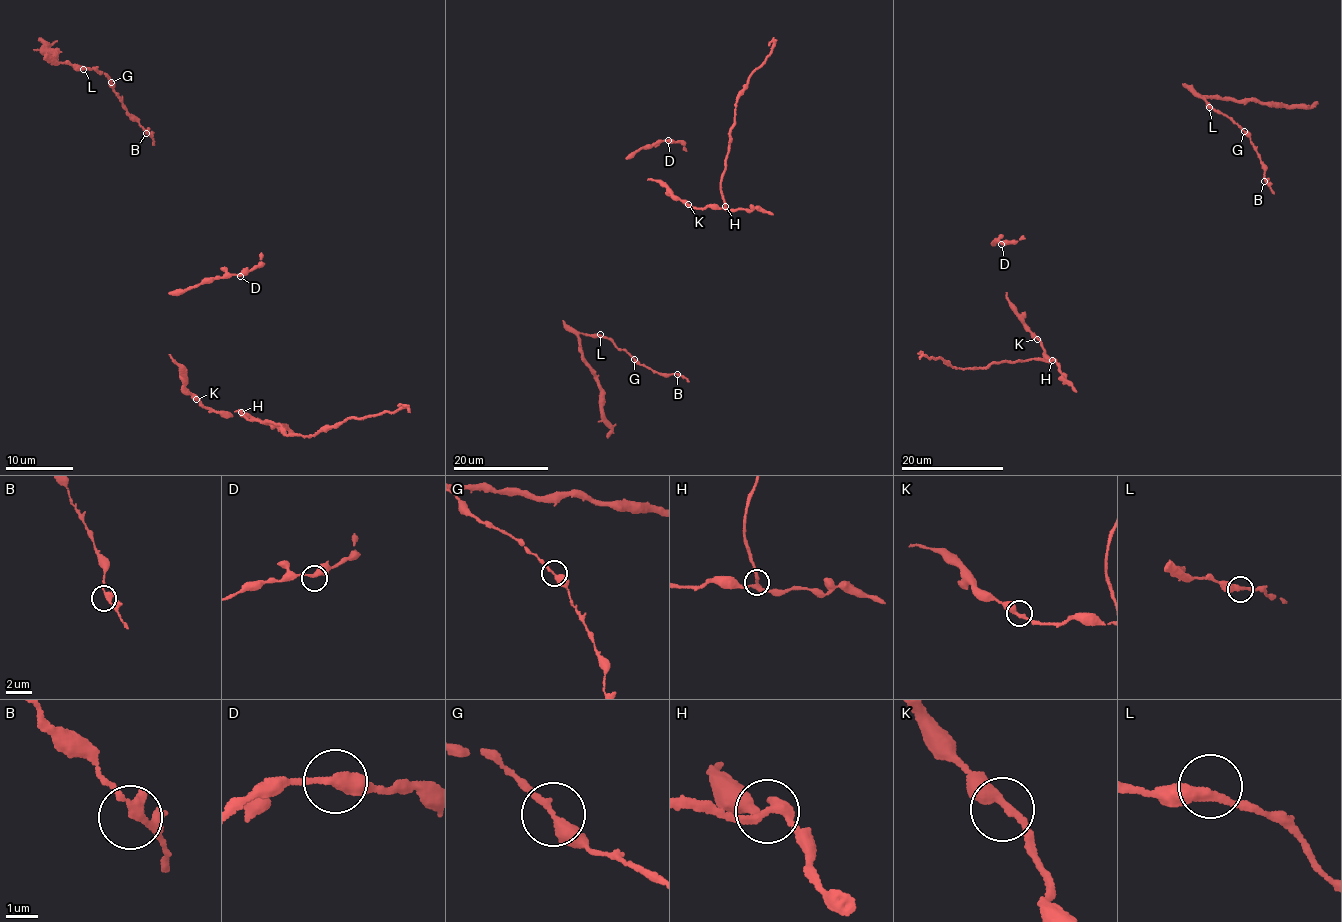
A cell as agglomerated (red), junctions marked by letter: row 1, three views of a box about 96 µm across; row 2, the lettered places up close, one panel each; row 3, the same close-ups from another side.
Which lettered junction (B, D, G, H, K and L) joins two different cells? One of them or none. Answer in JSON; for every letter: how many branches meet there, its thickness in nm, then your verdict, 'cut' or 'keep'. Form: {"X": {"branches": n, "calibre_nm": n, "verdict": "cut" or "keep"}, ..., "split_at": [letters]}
{"B": {"branches": 2, "calibre_nm": 320, "verdict": "keep"}, "D": {"branches": 2, "calibre_nm": 320, "verdict": "keep"}, "G": {"branches": 2, "calibre_nm": 360, "verdict": "keep"}, "H": {"branches": 2, "calibre_nm": 320, "verdict": "cut"}, "K": {"branches": 2, "calibre_nm": 320, "verdict": "keep"}, "L": {"branches": 2, "calibre_nm": 360, "verdict": "keep"}, "split_at": ["H"]}

